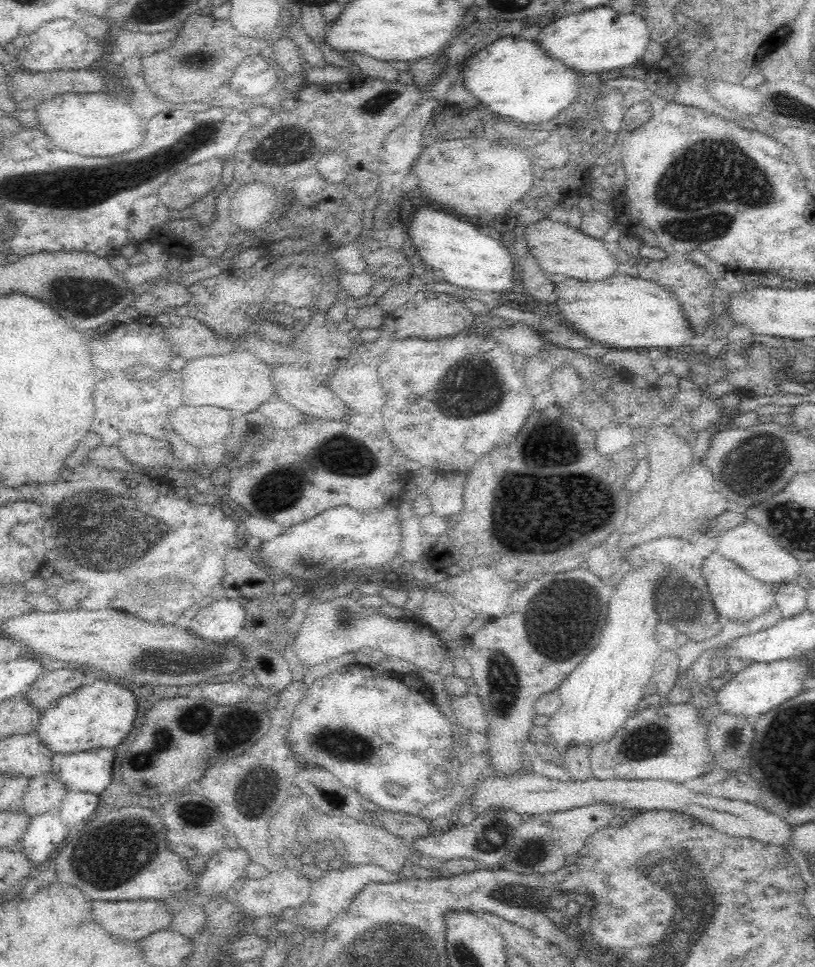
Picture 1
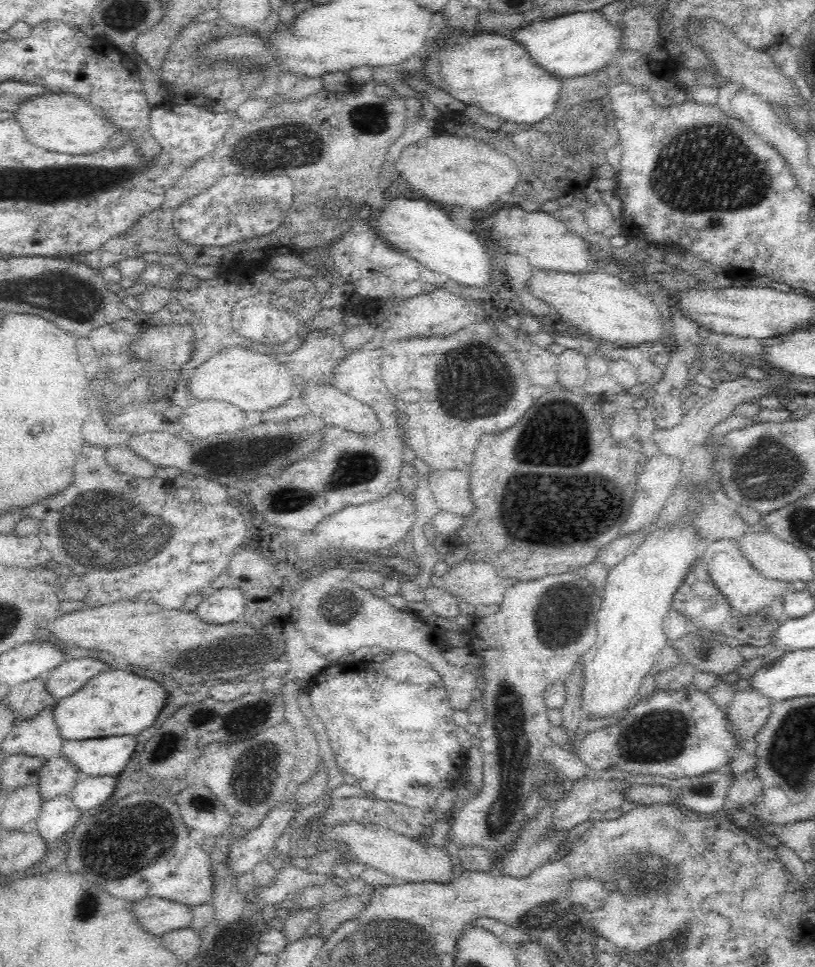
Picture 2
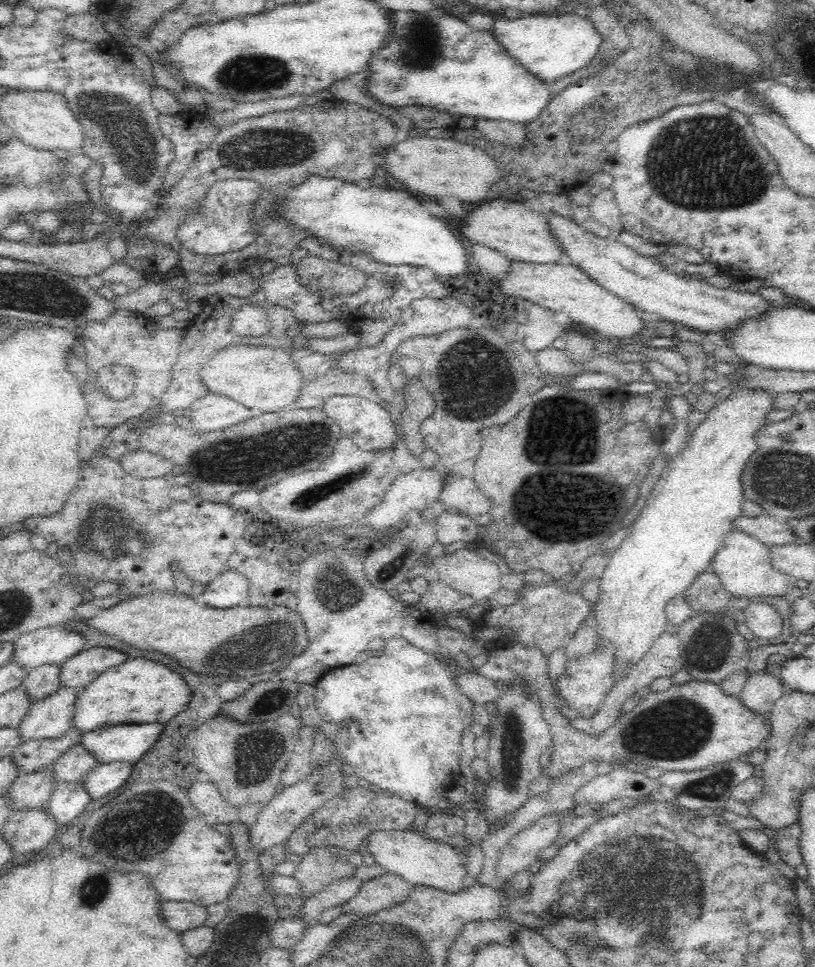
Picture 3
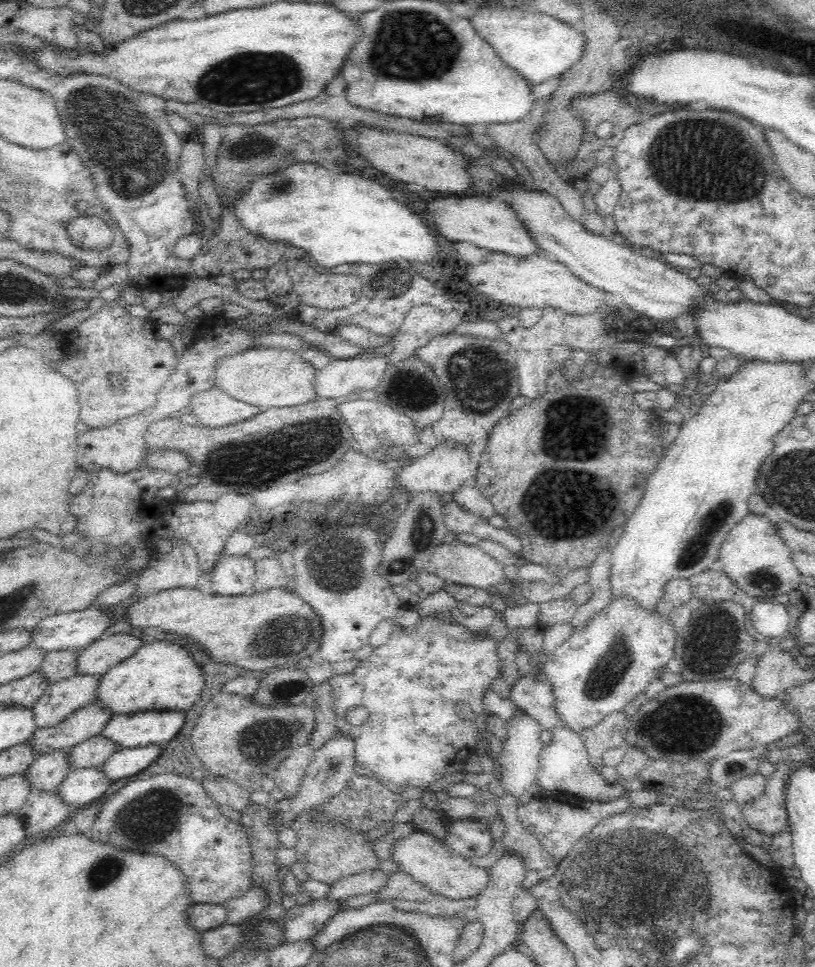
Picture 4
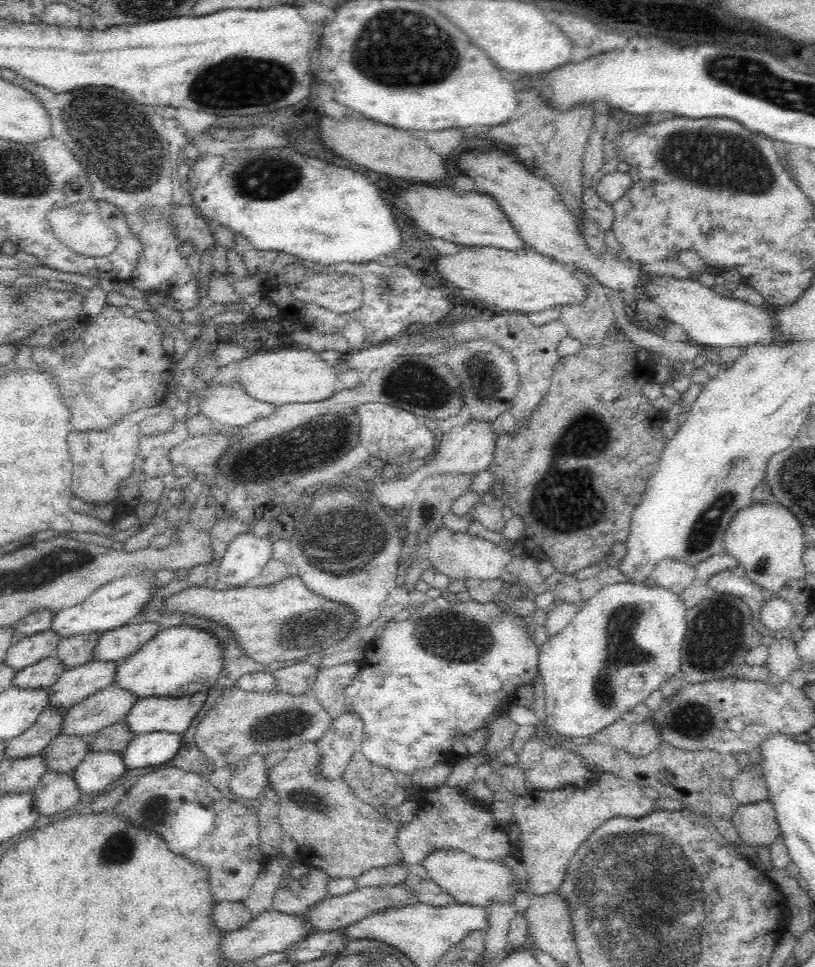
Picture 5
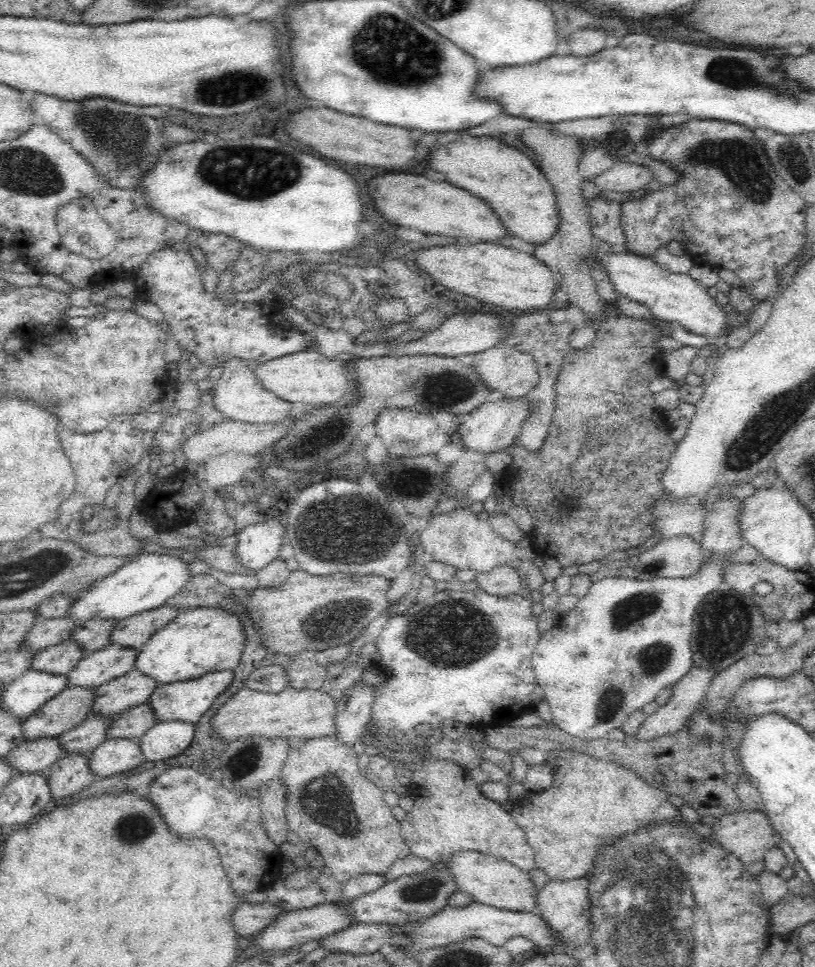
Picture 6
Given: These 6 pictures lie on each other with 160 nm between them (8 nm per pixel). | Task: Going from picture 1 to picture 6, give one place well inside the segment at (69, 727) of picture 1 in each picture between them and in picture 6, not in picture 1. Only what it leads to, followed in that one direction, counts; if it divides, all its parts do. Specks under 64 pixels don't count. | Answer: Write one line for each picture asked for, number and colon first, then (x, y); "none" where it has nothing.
2: (117, 702)
3: (139, 691)
4: (160, 676)
5: (177, 662)
6: (198, 641)

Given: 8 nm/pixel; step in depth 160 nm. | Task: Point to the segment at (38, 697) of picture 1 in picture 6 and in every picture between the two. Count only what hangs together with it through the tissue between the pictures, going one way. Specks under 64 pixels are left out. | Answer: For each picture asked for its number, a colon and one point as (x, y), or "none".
2: (69, 676)
3: (79, 670)
4: (95, 659)
5: (113, 646)
6: (137, 630)

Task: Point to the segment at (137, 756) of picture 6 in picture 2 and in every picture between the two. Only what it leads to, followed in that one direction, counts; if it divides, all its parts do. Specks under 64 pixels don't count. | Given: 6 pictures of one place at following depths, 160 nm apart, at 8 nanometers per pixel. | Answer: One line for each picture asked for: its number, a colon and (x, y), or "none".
2: (57, 815)
3: (68, 799)
4: (82, 787)
5: (97, 770)

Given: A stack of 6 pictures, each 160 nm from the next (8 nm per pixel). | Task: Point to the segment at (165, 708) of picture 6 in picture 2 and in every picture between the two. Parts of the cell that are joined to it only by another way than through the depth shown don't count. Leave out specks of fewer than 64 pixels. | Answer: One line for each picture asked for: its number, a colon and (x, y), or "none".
2: (107, 756)
3: (125, 743)
4: (138, 729)
5: (153, 714)

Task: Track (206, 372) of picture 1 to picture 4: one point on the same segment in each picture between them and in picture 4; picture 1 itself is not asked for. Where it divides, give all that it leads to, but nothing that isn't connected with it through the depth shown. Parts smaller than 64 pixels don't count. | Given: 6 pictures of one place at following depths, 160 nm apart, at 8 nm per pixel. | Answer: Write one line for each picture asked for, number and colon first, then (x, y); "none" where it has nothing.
2: (251, 381)
3: (260, 377)
4: (267, 377)

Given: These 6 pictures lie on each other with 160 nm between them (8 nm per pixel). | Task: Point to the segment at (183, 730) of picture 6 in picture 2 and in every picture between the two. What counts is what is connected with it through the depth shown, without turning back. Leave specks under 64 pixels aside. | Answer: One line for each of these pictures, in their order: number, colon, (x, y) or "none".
2: (90, 791)
3: (106, 777)
4: (124, 763)
5: (153, 748)

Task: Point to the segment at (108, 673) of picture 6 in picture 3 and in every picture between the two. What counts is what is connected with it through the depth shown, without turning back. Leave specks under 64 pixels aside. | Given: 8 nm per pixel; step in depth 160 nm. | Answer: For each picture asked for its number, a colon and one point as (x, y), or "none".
3: (49, 718)
4: (59, 700)
5: (82, 681)

